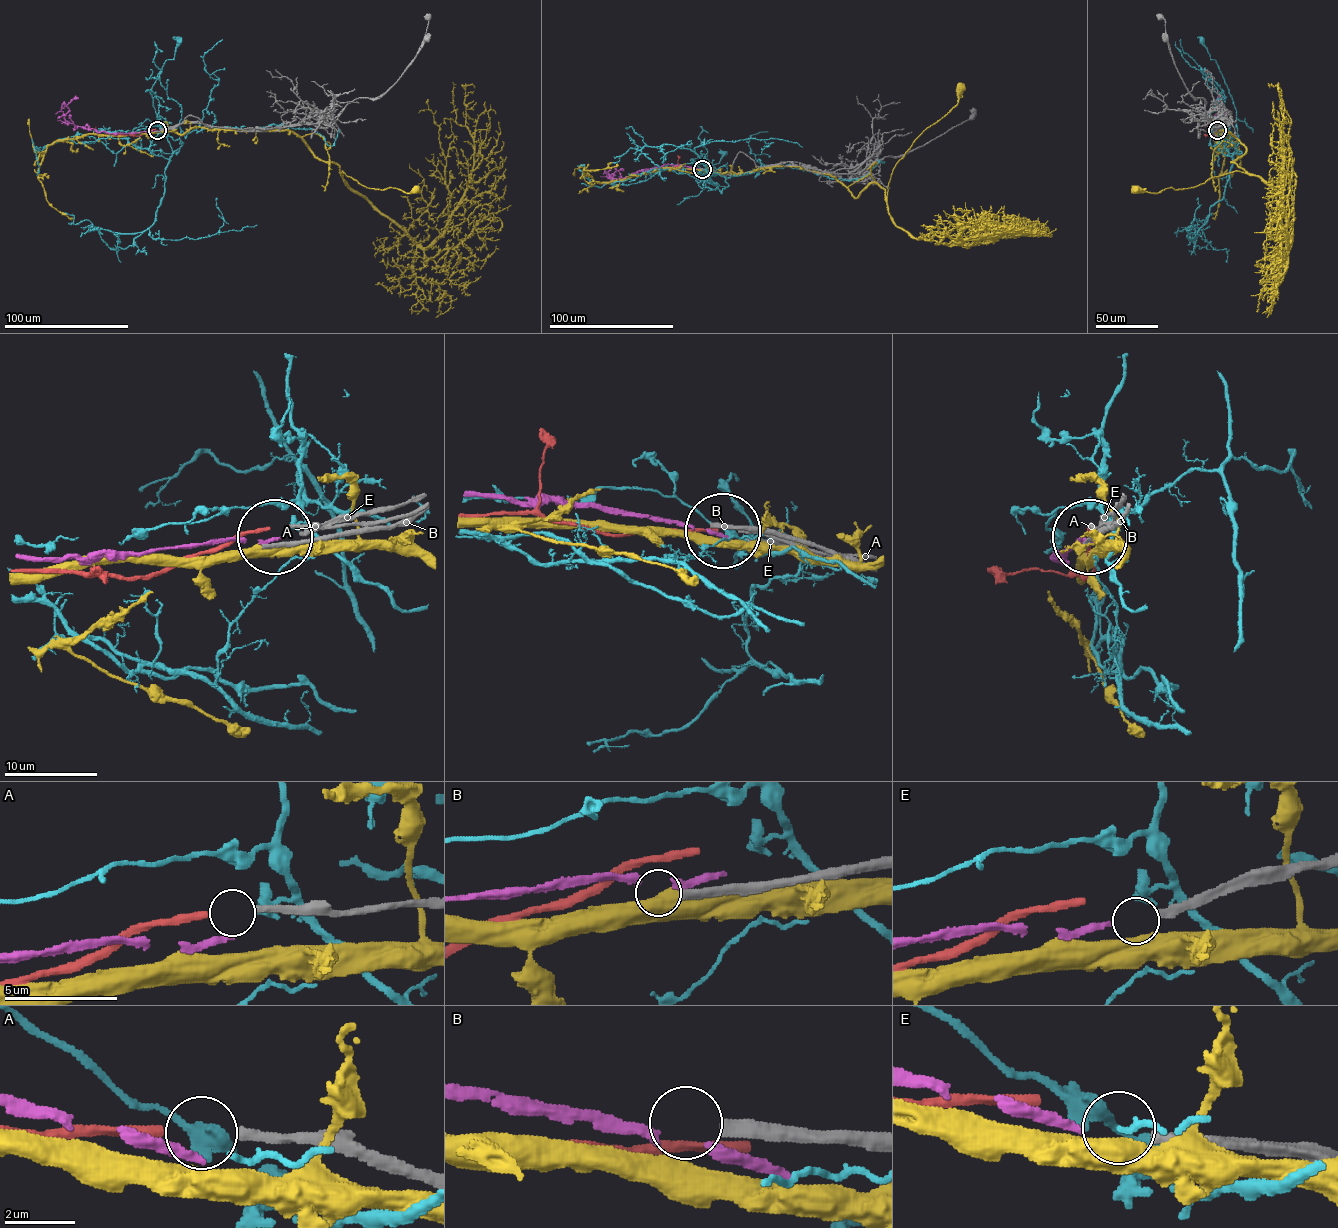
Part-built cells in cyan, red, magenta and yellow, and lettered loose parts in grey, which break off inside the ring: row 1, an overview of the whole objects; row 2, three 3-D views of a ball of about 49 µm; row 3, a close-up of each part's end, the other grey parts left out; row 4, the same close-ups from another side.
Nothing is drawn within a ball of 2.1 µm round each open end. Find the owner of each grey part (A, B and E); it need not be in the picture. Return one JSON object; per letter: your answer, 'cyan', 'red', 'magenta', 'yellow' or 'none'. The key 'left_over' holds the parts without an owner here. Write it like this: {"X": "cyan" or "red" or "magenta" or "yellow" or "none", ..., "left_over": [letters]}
{"A": "red", "B": "none", "E": "magenta", "left_over": ["B"]}

